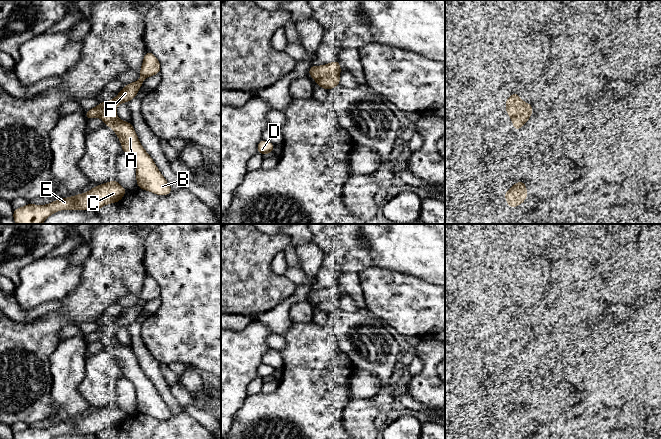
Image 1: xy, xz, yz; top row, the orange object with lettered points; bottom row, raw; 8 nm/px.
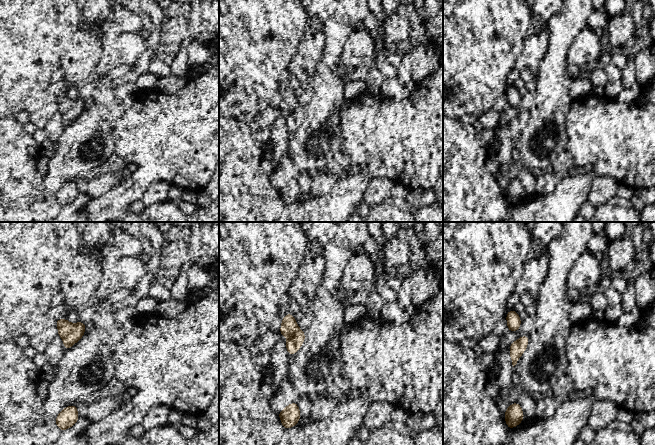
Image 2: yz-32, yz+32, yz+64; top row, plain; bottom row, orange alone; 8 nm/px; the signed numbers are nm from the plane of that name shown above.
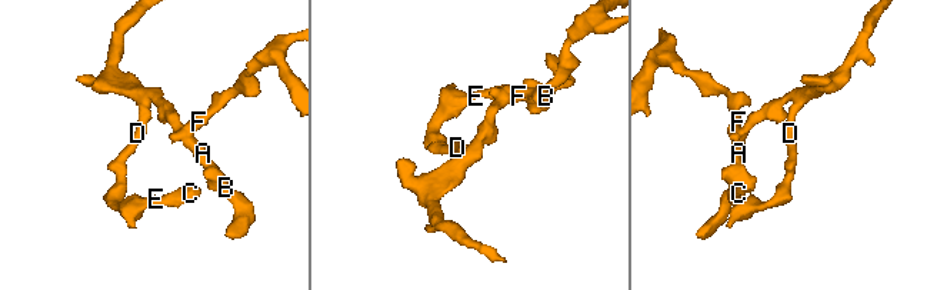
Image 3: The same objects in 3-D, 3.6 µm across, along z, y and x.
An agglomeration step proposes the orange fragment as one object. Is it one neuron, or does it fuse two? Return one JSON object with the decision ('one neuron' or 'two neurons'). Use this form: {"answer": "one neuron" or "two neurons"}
{"answer": "two neurons"}

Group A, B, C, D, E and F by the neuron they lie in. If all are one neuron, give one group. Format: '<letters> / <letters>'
A B C D E / F

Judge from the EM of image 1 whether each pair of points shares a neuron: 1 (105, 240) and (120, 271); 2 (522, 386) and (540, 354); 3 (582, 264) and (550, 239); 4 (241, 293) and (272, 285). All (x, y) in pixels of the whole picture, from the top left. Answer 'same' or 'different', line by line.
1: same
2: same
3: different
4: same

